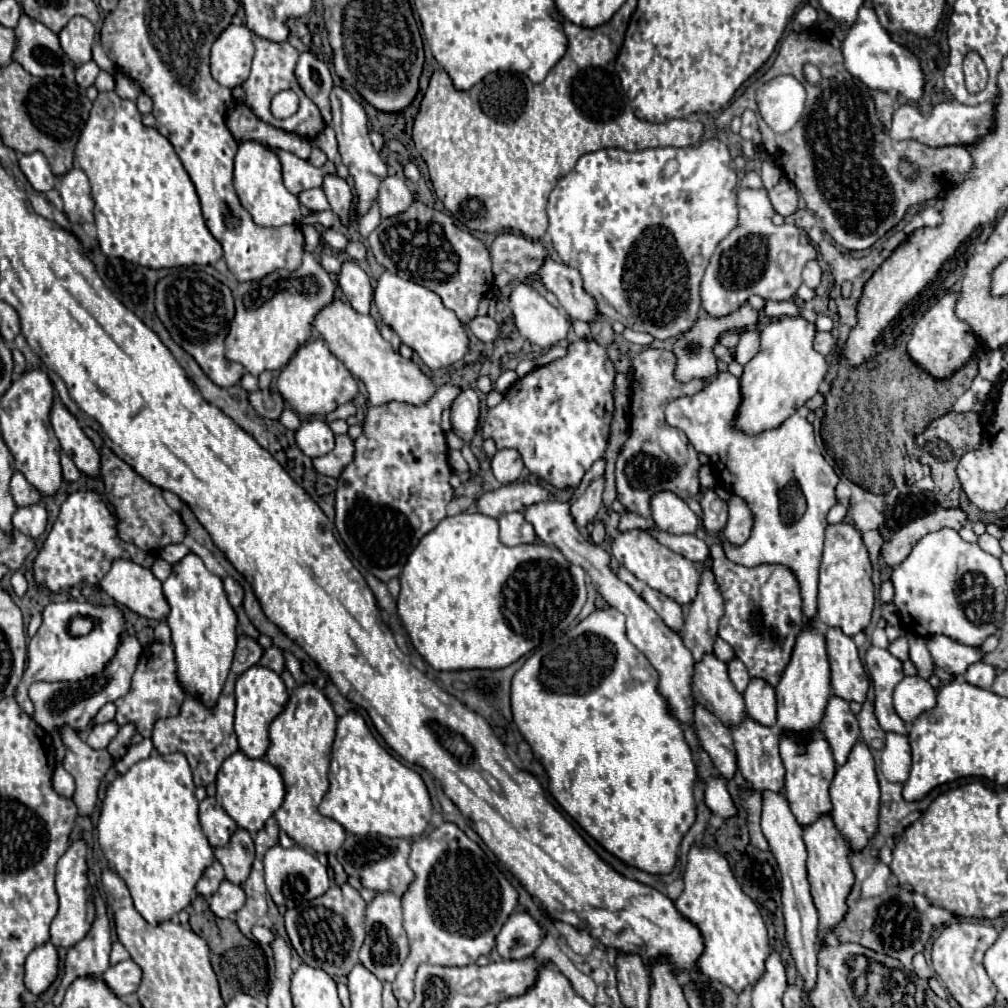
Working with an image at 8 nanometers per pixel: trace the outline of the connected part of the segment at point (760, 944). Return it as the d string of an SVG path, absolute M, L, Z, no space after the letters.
M697 844L687 854L687 866L683 872L685 890L675 900L675 908L683 918L695 924L703 936L705 948L697 960L699 972L723 986L729 986L735 994L753 986L765 972L765 960L771 954L767 926L749 896L741 892L741 886L733 878L727 860L717 850L701 850Z

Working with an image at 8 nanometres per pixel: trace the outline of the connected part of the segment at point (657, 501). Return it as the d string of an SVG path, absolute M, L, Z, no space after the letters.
M661 490L651 498L651 518L657 528L671 534L693 534L699 526L695 512L669 490Z

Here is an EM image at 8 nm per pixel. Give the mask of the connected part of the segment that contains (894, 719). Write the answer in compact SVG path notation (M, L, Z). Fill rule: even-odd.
M871 646L865 656L865 668L875 688L875 716L885 732L907 734L907 724L897 716L893 708L893 690L903 680L901 662L883 648Z

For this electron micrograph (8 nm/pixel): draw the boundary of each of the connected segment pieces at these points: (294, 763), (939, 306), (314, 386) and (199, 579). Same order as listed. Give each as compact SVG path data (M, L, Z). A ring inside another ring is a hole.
M303 684L291 692L289 704L285 706L283 714L273 720L269 730L271 746L267 750L267 760L281 772L285 782L283 804L273 816L281 830L295 840L297 846L319 854L335 854L347 838L347 832L339 822L321 816L317 810L325 792L329 790L327 774L335 726L337 716L327 696L315 684Z
M959 292L945 294L931 310L923 314L923 318L913 326L911 340L907 344L907 354L913 358L915 364L919 364L925 372L929 372L933 378L949 378L965 366L971 358L979 360L979 376L989 382L997 382L1001 370L1003 370L1003 358L1007 354L1007 346L1001 346L997 350L991 350L981 342L981 338L973 332L973 328L955 316L955 304L959 300Z
M311 340L303 344L291 362L281 370L277 386L289 408L297 414L325 416L337 406L351 402L357 396L357 382L341 360L337 360L323 340Z
M189 552L173 564L171 576L163 582L163 592L171 606L167 624L173 634L179 682L187 692L199 694L205 706L213 706L229 674L237 644L237 614L227 600L223 580L205 568L201 556Z

